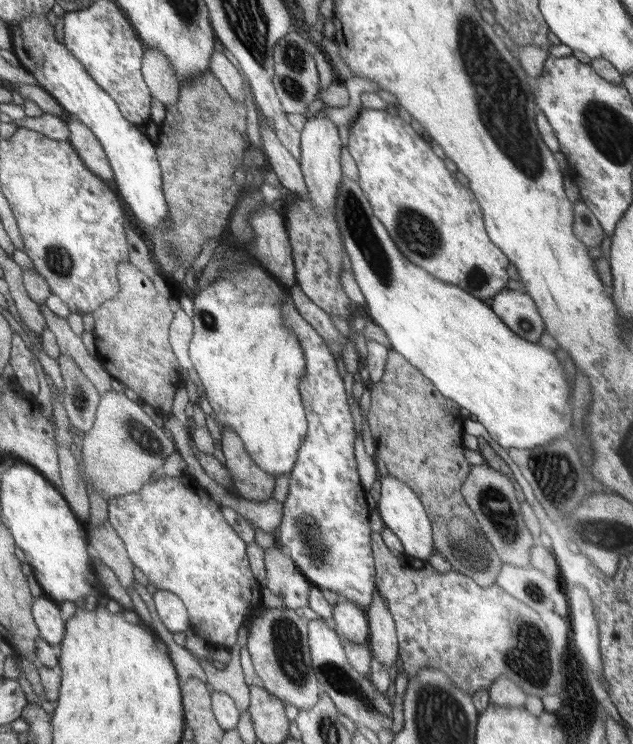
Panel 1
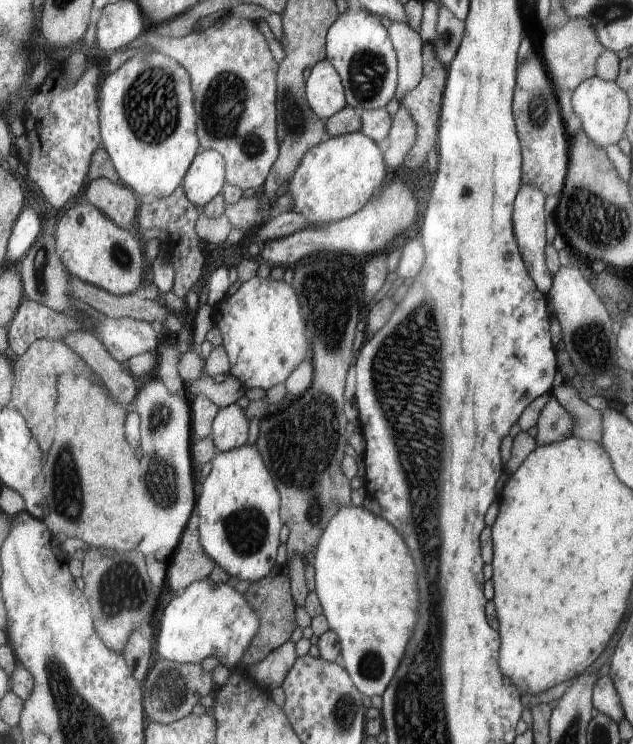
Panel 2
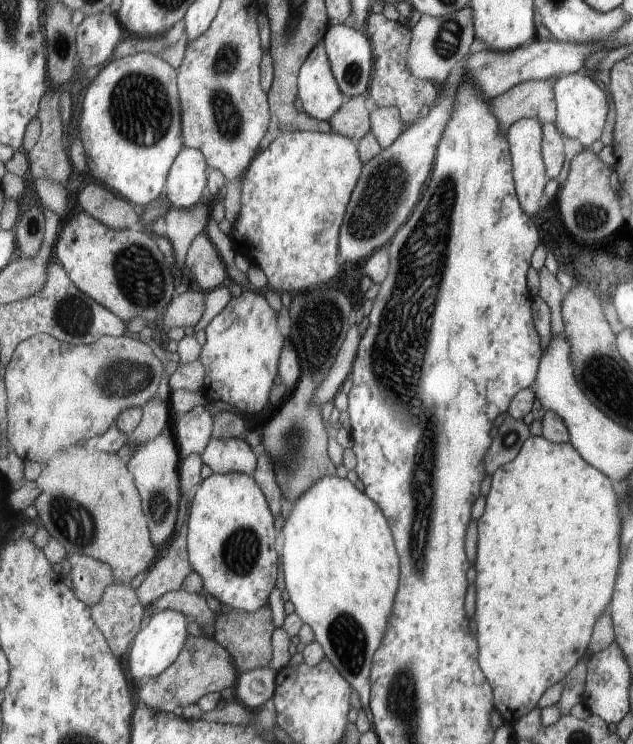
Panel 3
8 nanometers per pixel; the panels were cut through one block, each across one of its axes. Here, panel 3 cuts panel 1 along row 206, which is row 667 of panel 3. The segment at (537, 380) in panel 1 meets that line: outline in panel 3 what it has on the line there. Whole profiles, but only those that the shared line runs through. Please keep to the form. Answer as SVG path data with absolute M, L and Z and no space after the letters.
M325 475L315 481L296 501L286 520L279 523L281 536L281 568L285 589L294 612L313 631L314 640L340 674L357 692L361 706L367 706L370 693L371 656L377 650L385 626L387 614L393 606L393 594L397 588L397 554L393 548L390 528L381 509L368 495L359 492L347 479Z

